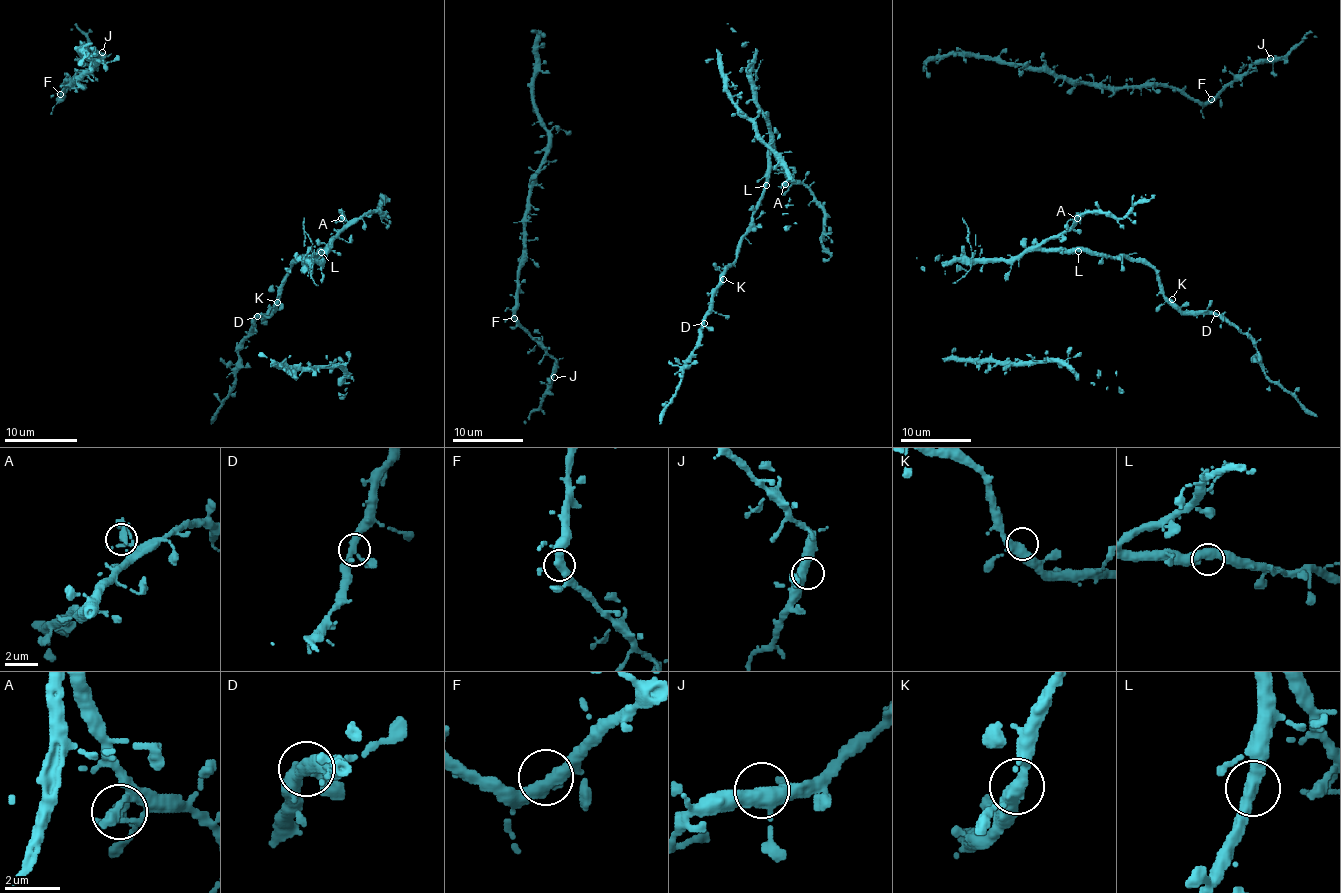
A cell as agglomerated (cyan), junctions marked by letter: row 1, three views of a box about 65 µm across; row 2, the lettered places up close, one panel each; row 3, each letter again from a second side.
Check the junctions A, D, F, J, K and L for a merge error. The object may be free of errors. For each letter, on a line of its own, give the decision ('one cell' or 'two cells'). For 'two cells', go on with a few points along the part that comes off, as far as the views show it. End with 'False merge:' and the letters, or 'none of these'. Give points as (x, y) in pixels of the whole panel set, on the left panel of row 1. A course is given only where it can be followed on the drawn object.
A: one cell
D: one cell
F: one cell
J: one cell
K: one cell
L: one cell
False merge: none of these

